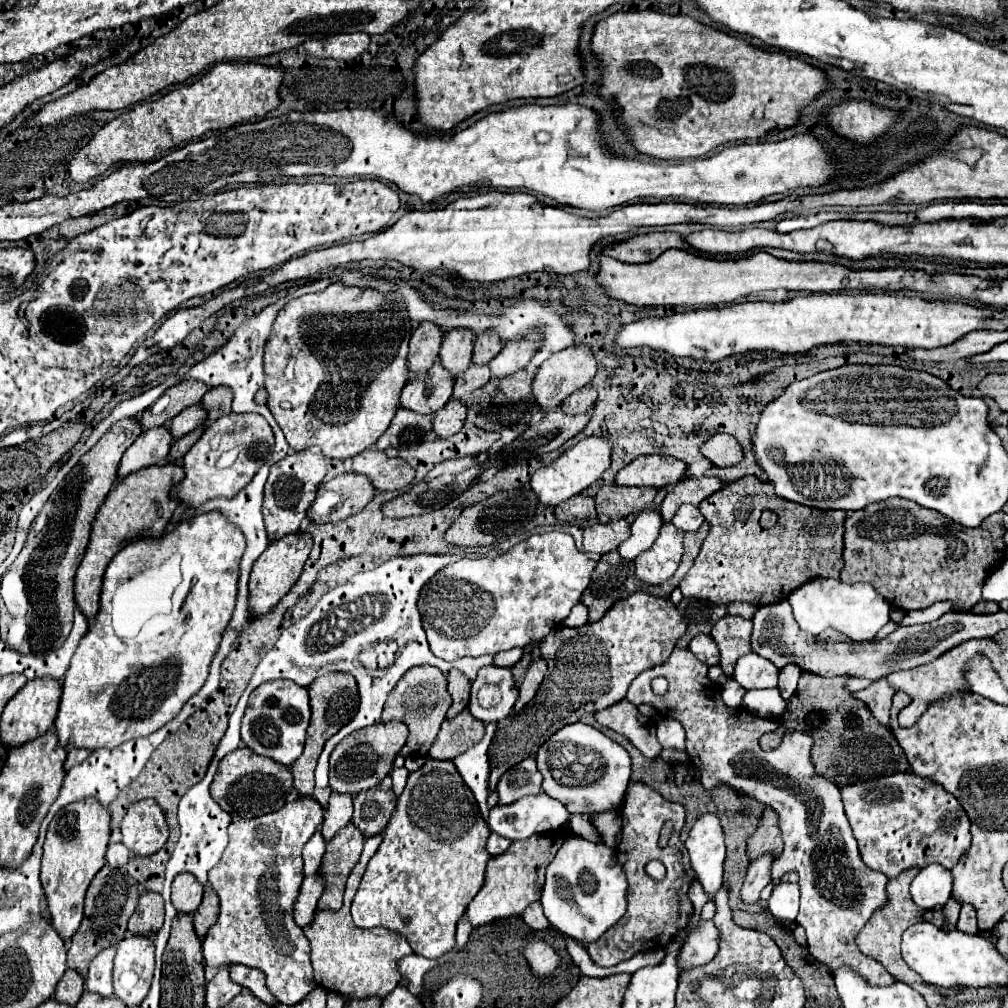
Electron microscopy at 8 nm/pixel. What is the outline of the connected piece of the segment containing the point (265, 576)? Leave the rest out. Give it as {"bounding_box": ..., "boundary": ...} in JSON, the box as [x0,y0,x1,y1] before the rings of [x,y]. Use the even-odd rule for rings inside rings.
{"bounding_box":[250,533,312,615],"boundary":[[[290,533],[276,541],[272,541],[266,551],[256,559],[250,575],[250,603],[252,603],[252,615],[260,615],[270,611],[296,583],[296,579],[302,573],[302,567],[310,555],[312,549],[312,537],[306,533]]]}

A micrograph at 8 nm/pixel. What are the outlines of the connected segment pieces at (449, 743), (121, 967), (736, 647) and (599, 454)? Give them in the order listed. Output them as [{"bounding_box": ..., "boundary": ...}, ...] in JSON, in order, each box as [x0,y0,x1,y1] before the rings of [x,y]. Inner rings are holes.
[{"bounding_box":[428,709,484,759],"boundary":[[[468,709],[458,713],[454,719],[446,719],[434,745],[428,751],[430,759],[454,759],[466,747],[472,747],[484,737],[484,723],[474,719]]]},{"bounding_box":[114,935,154,1007],"boundary":[[[126,935],[114,957],[114,995],[128,1007],[140,1005],[154,973],[154,943],[144,935]]]},{"bounding_box":[711,615,752,677],"boundary":[[[727,615],[721,618],[712,628],[711,636],[720,649],[720,665],[726,673],[726,677],[732,677],[732,667],[740,655],[746,655],[750,651],[748,637],[752,633],[750,621],[744,621],[742,617]]]},{"bounding_box":[532,437,614,507],"boundary":[[[586,437],[568,451],[564,451],[560,457],[556,457],[550,465],[540,467],[532,475],[532,489],[536,491],[540,503],[546,503],[550,507],[560,505],[562,501],[578,495],[586,487],[590,487],[600,475],[610,467],[612,463],[612,449],[614,445],[604,437]]]}]

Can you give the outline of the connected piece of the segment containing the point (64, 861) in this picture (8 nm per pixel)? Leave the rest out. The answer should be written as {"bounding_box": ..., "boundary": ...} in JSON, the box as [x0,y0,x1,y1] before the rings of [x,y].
{"bounding_box":[40,797,110,943],"boundary":[[[94,797],[66,805],[60,813],[54,815],[52,823],[48,825],[40,881],[46,893],[52,925],[66,943],[80,927],[84,893],[94,875],[106,863],[104,857],[108,839],[110,839],[110,813]]]}

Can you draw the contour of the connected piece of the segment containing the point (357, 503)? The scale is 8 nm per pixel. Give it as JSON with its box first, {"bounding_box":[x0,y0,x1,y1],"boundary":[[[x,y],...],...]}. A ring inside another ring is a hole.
{"bounding_box":[320,473,376,523],"boundary":[[[342,473],[320,485],[322,523],[336,523],[364,509],[376,495],[372,481],[360,473]]]}

